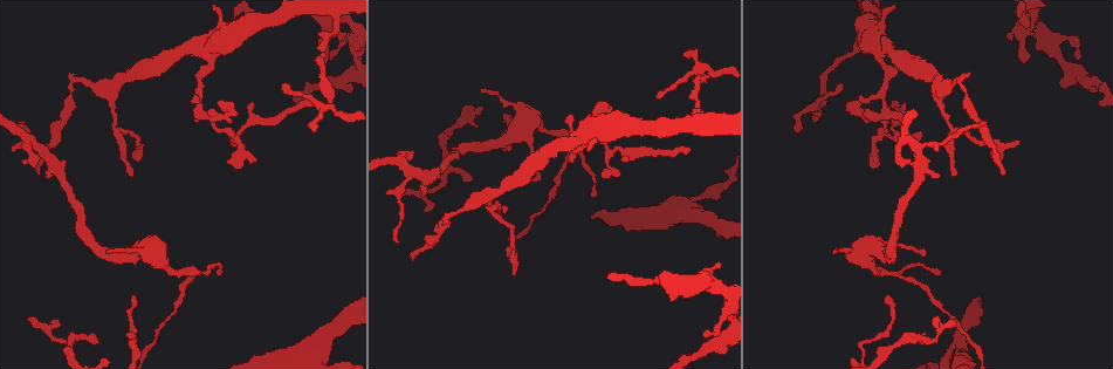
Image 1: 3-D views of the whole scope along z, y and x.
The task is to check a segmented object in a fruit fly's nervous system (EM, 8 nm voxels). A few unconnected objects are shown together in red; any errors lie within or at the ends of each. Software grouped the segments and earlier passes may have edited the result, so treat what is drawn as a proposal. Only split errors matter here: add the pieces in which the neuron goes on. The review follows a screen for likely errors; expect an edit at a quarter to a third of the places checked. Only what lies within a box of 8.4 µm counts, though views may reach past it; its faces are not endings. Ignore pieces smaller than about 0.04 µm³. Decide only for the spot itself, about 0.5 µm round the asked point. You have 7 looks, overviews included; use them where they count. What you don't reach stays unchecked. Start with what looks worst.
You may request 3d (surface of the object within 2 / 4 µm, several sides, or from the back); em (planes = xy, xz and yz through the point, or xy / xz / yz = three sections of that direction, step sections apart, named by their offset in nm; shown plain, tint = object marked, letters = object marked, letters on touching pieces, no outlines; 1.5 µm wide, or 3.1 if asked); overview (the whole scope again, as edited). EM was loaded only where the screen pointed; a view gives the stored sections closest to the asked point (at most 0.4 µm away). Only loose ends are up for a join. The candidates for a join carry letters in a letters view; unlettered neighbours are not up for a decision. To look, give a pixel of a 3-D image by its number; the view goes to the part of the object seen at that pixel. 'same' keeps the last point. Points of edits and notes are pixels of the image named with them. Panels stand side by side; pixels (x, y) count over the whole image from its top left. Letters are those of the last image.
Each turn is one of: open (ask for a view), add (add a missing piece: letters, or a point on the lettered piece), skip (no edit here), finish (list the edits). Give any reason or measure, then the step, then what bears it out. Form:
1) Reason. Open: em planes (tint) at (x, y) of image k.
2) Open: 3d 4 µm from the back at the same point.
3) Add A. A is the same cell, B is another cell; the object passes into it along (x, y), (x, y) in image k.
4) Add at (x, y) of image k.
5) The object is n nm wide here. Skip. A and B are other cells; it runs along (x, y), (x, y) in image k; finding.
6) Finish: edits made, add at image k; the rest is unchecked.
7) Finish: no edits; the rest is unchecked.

Open: 3d 2 µm at (894, 103) of image 1.

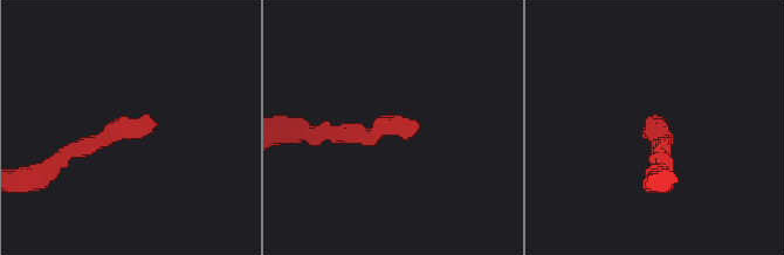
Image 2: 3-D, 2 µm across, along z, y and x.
Open: em 3.1 µm planes (letters) at (415, 121) of image 2.

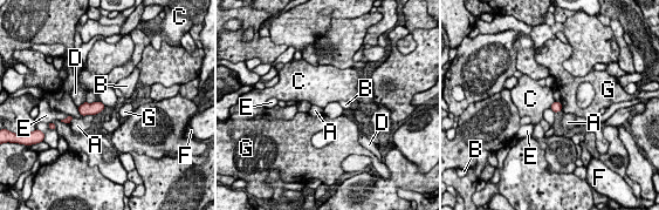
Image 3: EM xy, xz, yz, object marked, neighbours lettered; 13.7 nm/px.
Skip. A, B, C, D, E, F and G are other cells; a border runs along (554, 101), (549, 107) in image 3; none of them fits.

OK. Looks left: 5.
Branch stops here. Open: em planes (letters) at (837, 253) of image 1.

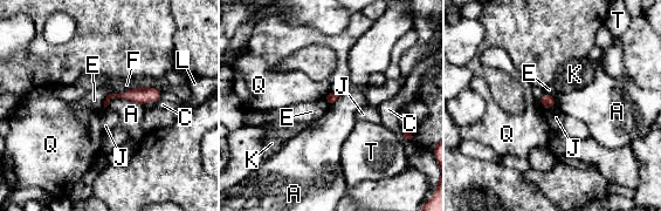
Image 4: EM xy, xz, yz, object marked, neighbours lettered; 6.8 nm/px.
Skip. A, C, E, F, J, K, L, Q and T are other cells; a border runs along (143, 104), (111, 97), (107, 106) in image 4; no lettered piece goes on from it.

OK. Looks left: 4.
Branch stops here. Open: em xz step 8 (letters) at (220, 271) of image 1.

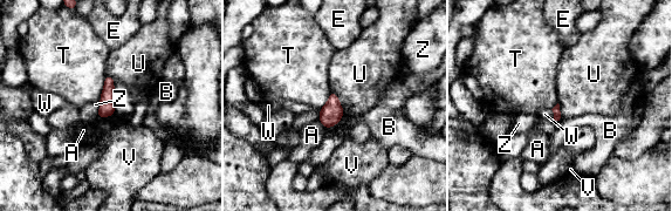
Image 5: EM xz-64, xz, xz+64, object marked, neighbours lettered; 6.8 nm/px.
The longest contact is with T, 190 nm. Skip. A, B, E, T, U, V, W and Z are other cells; a border runs along (331, 89), (343, 110) in image 5; none of them fits.

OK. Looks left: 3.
Finish: no edits; the rest is unchecked.

